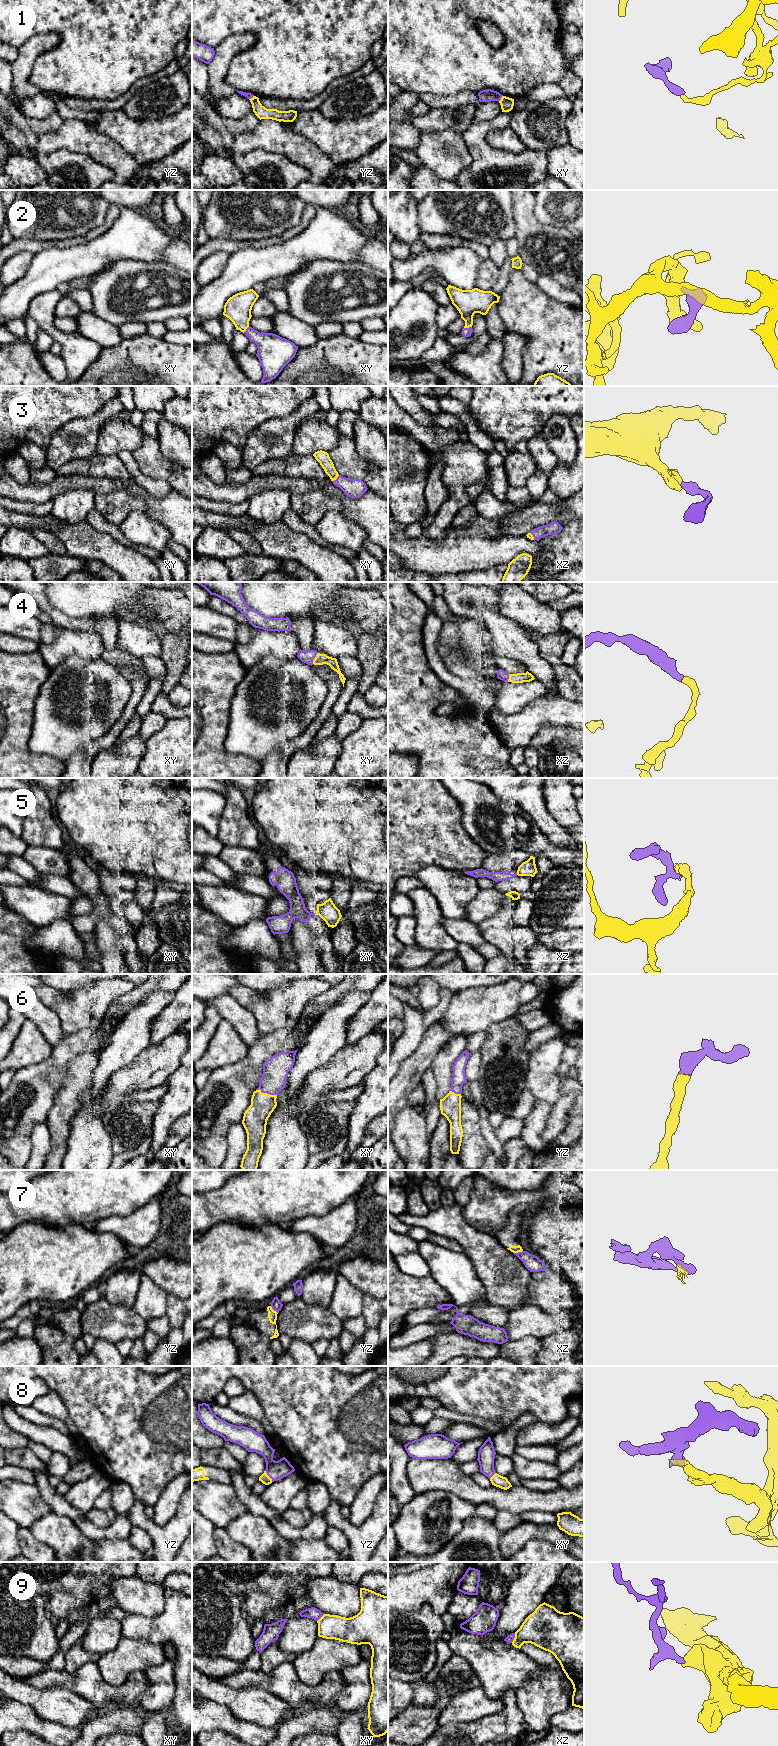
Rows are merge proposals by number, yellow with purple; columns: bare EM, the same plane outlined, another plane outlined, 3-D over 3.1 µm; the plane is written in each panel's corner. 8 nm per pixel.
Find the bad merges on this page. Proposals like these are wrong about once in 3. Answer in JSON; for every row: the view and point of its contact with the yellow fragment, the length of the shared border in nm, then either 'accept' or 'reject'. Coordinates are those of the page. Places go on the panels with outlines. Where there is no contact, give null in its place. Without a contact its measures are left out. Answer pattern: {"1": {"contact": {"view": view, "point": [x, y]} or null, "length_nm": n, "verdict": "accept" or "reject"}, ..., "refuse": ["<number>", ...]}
{"1": {"contact": {"view": "xy", "point": [501, 98]}, "length_nm": 70, "verdict": "accept"}, "2": {"contact": {"view": "yz", "point": [467, 327]}, "length_nm": 70, "verdict": "accept"}, "3": {"contact": {"view": "xy", "point": [335, 479]}, "length_nm": 80, "verdict": "accept"}, "4": {"contact": {"view": "xy", "point": [314, 658]}, "length_nm": 100, "verdict": "accept"}, "5": {"contact": {"view": "xz", "point": [517, 873]}, "length_nm": 30, "verdict": "reject"}, "6": {"contact": {"view": "xy", "point": [266, 1093]}, "length_nm": 180, "verdict": "accept"}, "7": {"contact": {"view": "xz", "point": [518, 1251]}, "length_nm": 80, "verdict": "reject"}, "8": {"contact": {"view": "yz", "point": [268, 1476]}, "length_nm": 110, "verdict": "accept"}, "9": {"contact": {"view": "xz", "point": [514, 1638]}, "length_nm": 90, "verdict": "reject"}, "refuse": ["5", "7", "9"]}

